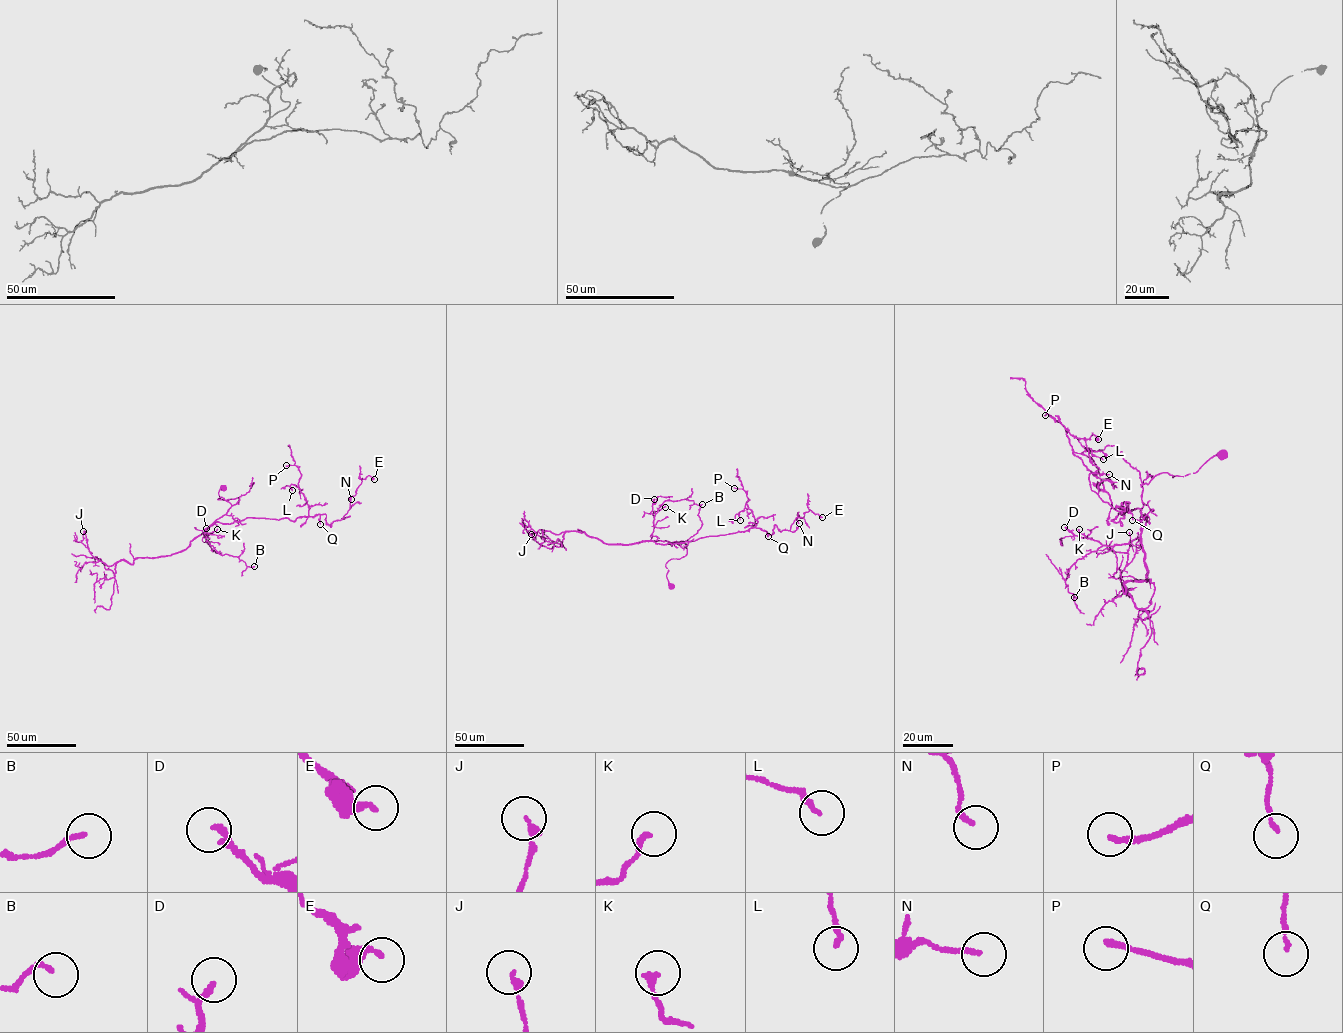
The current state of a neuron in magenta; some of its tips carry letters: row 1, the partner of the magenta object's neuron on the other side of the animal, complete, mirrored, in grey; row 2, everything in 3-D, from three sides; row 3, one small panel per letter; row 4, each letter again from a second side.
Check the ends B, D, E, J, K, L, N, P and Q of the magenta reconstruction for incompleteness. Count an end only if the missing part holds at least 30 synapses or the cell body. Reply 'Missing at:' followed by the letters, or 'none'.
Missing at: P

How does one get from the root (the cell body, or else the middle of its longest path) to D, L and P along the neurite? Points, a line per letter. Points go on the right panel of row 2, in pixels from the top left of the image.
D: (1221, 456), (1195, 473), (1161, 473), (1144, 483), (1141, 535), (1127, 543), (1103, 545), (1064, 527)
L: (1221, 456), (1144, 483), (1144, 527), (1141, 510), (1113, 508), (1073, 453), (1090, 448), (1103, 459)
P: (1221, 456), (1144, 483), (1142, 527), (1147, 517), (1113, 508), (1064, 427), (1045, 415)

